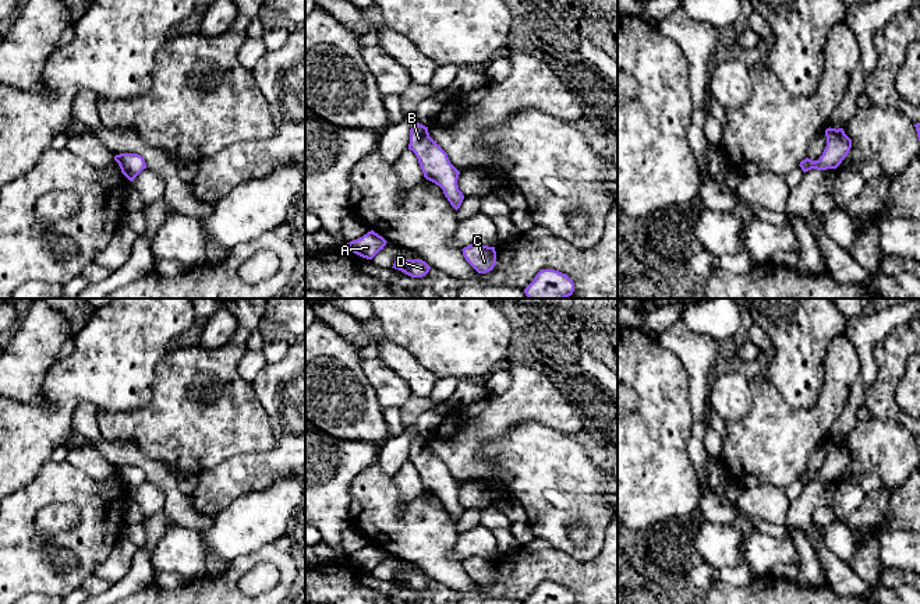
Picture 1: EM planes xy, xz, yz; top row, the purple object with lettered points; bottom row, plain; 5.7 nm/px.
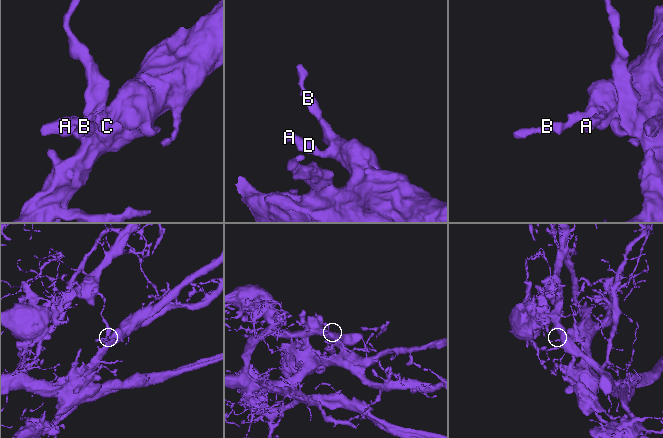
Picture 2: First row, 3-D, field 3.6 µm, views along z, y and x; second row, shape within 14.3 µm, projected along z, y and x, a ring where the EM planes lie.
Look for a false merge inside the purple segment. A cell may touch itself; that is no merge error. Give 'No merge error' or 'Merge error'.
No merge error

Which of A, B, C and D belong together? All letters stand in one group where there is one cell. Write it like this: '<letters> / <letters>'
A B C D

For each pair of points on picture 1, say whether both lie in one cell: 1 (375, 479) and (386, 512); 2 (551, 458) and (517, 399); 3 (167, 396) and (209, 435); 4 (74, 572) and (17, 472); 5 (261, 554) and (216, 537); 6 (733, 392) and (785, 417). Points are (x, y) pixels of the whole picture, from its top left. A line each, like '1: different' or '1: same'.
1: same
2: different
3: same
4: different
5: different
6: different

